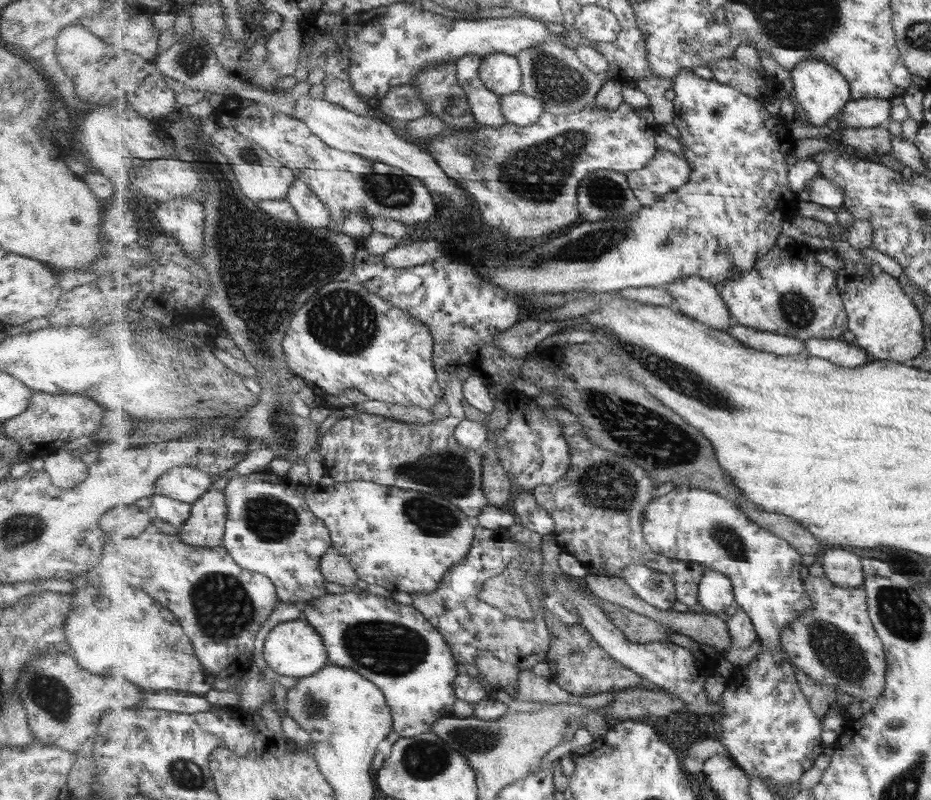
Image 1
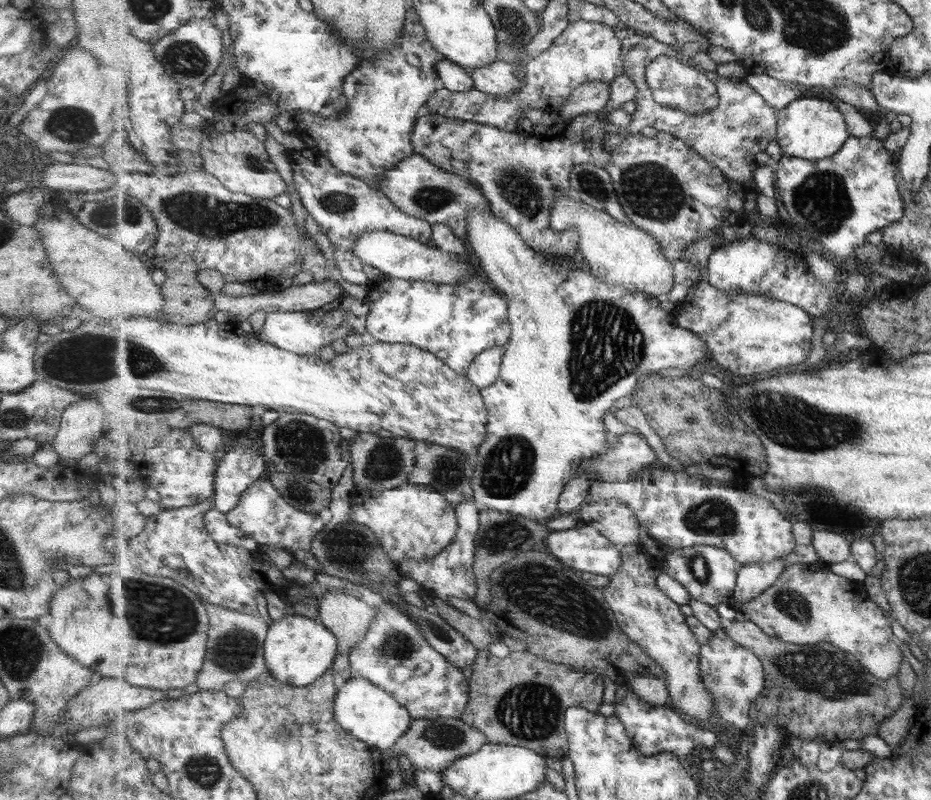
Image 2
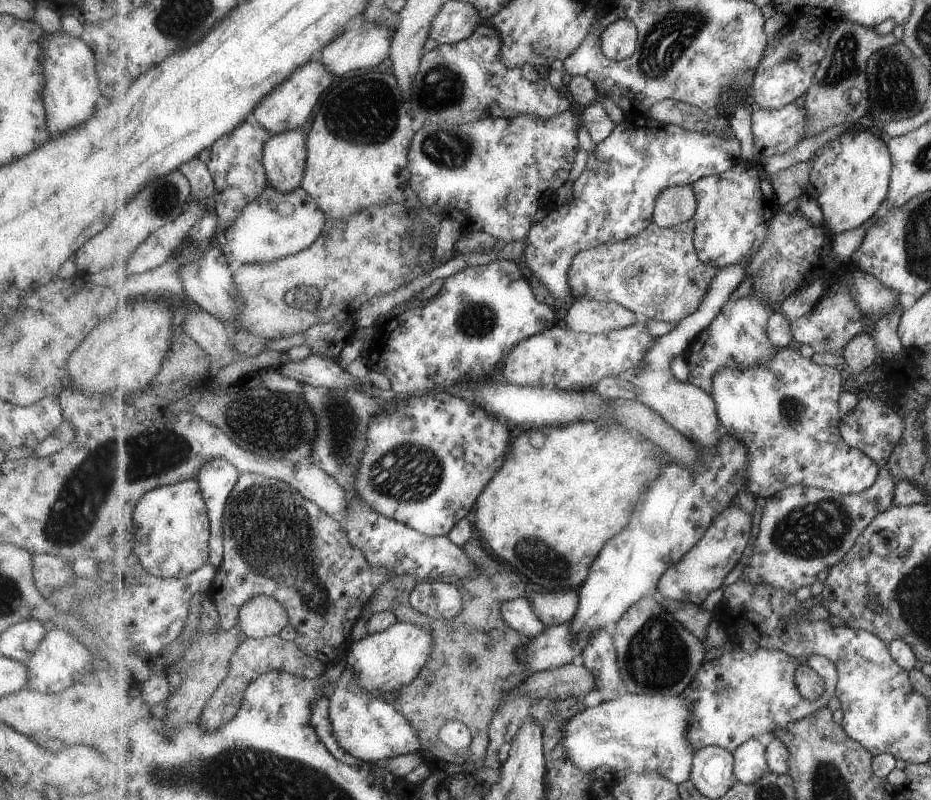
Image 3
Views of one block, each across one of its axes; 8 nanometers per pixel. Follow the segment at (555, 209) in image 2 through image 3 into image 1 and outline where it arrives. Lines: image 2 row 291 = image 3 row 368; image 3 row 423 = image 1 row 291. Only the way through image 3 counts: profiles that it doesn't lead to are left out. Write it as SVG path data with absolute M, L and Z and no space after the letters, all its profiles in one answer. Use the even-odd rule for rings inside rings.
M699 277L683 278L665 288L674 299L675 308L715 330L731 327L731 312L719 286Z

